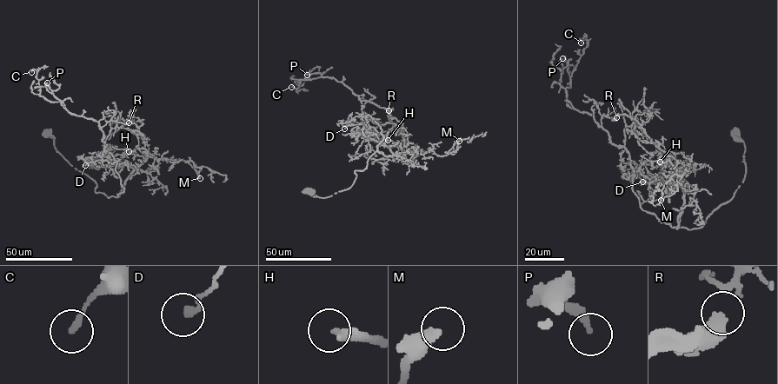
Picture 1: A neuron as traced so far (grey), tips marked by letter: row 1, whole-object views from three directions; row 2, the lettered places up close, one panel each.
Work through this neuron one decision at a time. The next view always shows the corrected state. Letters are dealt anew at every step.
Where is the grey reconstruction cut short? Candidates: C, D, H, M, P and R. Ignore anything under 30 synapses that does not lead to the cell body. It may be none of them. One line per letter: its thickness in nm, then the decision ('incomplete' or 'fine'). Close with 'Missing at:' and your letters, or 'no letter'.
C: calibre 200 nm; fine
D: calibre 200 nm; fine
H: calibre 240 nm; incomplete
M: calibre 440 nm; fine
P: calibre 240 nm; fine
R: calibre 360 nm; incomplete
Missing at: H, R

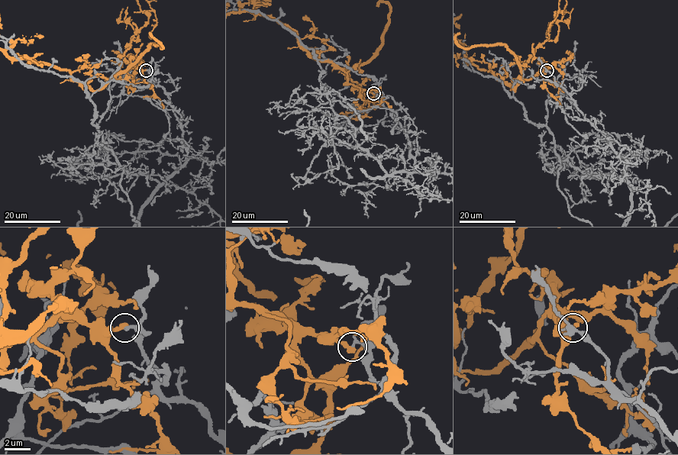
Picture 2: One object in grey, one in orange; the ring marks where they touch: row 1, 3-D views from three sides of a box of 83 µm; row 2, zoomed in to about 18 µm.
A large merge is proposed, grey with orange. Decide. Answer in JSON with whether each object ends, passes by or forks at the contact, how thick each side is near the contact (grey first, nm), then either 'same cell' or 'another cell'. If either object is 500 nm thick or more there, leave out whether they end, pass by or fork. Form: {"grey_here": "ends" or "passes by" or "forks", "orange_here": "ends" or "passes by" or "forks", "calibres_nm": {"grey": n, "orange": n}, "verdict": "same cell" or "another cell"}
{"grey_here": "ends", "orange_here": "ends", "calibres_nm": {"grey": 220, "orange": 360}, "verdict": "another cell"}

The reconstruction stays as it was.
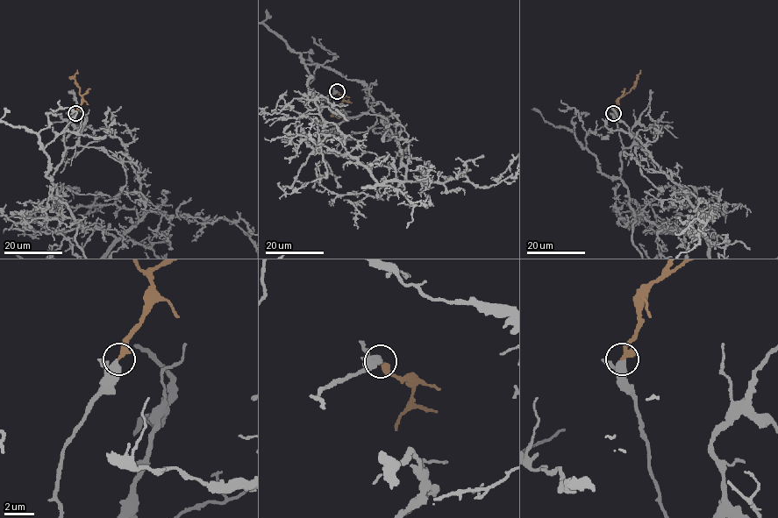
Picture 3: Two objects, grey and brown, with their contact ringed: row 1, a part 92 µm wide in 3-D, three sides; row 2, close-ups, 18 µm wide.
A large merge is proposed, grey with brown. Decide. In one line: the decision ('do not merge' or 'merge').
merge

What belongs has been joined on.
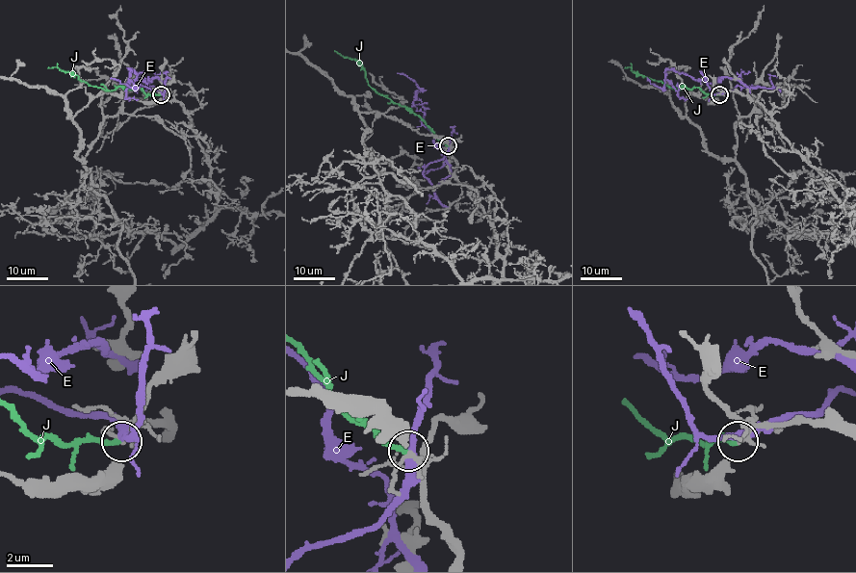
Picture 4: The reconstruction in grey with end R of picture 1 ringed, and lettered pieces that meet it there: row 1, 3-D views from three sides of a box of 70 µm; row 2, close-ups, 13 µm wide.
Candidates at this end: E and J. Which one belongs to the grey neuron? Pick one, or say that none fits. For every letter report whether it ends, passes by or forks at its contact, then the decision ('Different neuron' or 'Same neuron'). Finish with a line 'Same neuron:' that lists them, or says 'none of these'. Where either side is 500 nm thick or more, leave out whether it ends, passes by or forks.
E: It passes by. Different neuron
J: It ends there. Same neuron
Same neuron: J

